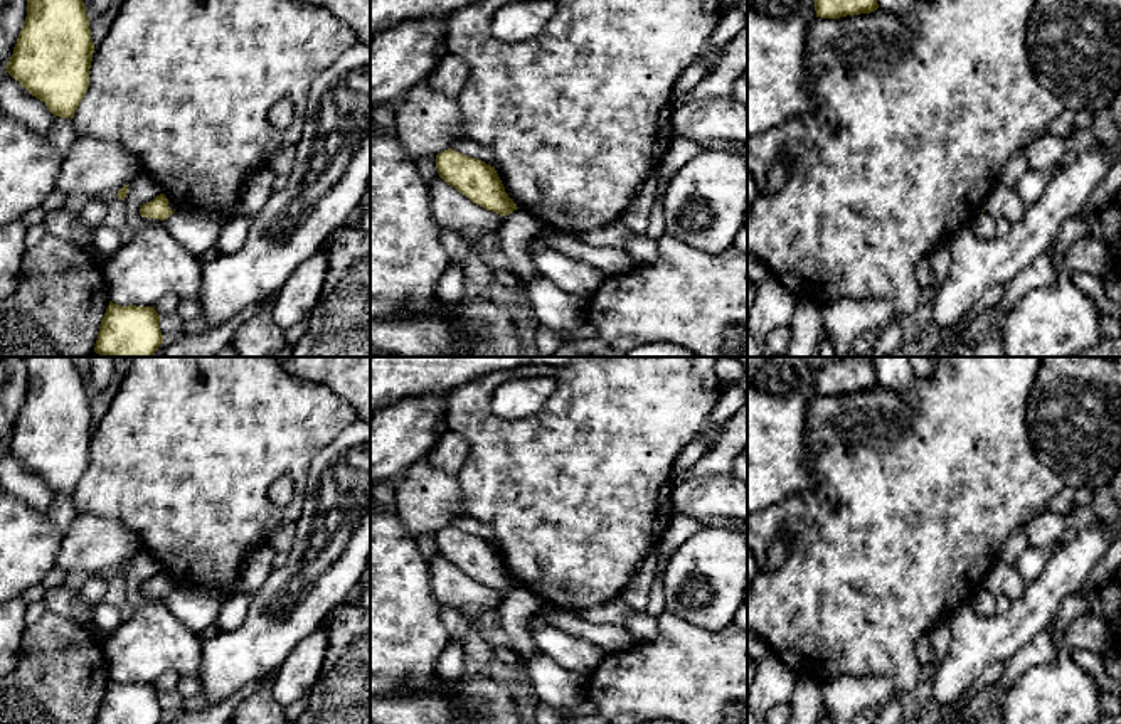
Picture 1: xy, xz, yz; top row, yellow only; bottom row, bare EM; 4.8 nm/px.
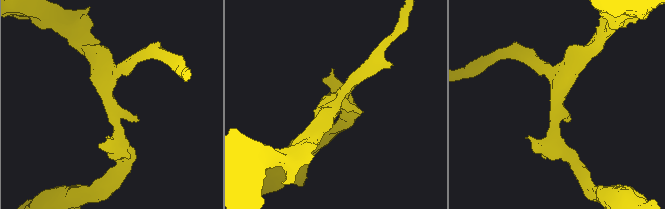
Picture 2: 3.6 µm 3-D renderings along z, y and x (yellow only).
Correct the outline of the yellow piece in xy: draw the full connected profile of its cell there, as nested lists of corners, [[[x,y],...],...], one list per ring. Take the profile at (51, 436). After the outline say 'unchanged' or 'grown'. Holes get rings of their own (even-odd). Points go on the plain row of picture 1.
[[[25,357],[27,394],[19,411],[7,450],[47,487],[61,495],[74,490],[89,465],[94,421],[89,396],[76,357]]]; unchanged

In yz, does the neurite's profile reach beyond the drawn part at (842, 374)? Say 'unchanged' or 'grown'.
unchanged

